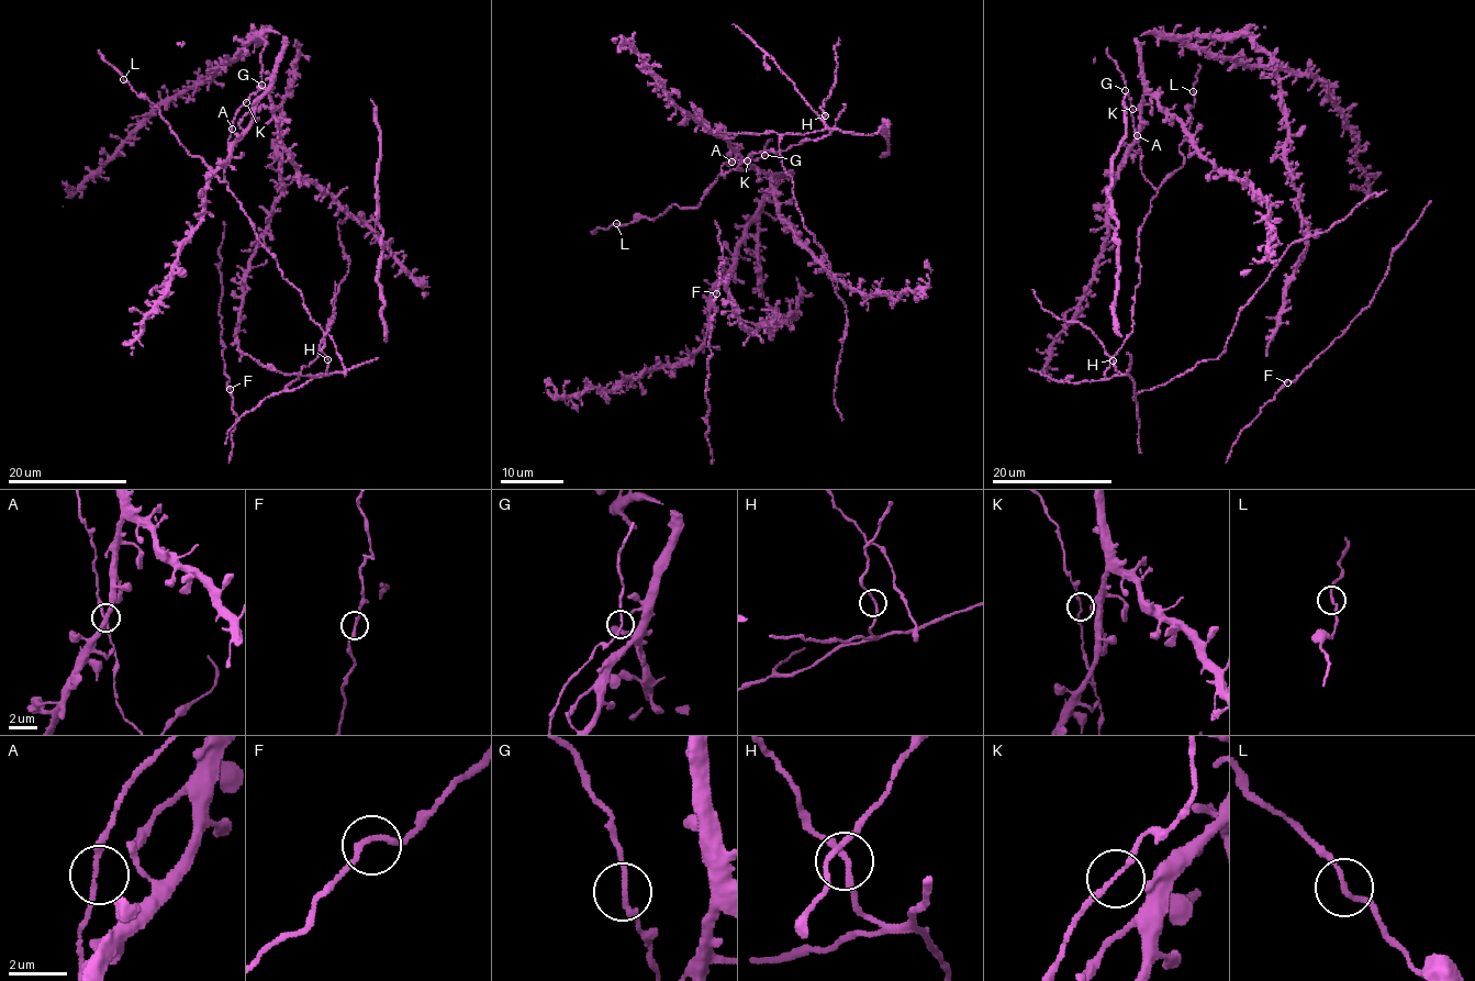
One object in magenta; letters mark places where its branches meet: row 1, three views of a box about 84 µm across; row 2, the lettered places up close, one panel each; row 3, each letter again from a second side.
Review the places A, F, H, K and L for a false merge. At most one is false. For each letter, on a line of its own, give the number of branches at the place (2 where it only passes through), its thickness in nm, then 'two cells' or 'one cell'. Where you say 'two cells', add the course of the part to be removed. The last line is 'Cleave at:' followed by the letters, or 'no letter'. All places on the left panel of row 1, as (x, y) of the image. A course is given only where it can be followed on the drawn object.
A: branches 2; calibre 150 nm; one cell
F: branches 2; calibre 190 nm; one cell
H: branches 2; calibre 180 nm; one cell
K: branches 2; calibre 150 nm; one cell
L: branches 2; calibre 170 nm; one cell
Cleave at: no letter

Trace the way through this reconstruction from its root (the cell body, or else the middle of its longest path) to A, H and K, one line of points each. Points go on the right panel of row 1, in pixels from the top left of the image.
A: (1139, 64), (1143, 76), (1143, 101), (1138, 137), (1132, 147), (1139, 151), (1137, 135)
H: (1139, 64), (1143, 101), (1132, 148), (1141, 153), (1141, 174), (1157, 194), (1138, 234), (1132, 332), (1113, 360)
K: (1139, 64), (1143, 76), (1143, 101), (1138, 137), (1132, 147), (1139, 151), (1132, 109)

